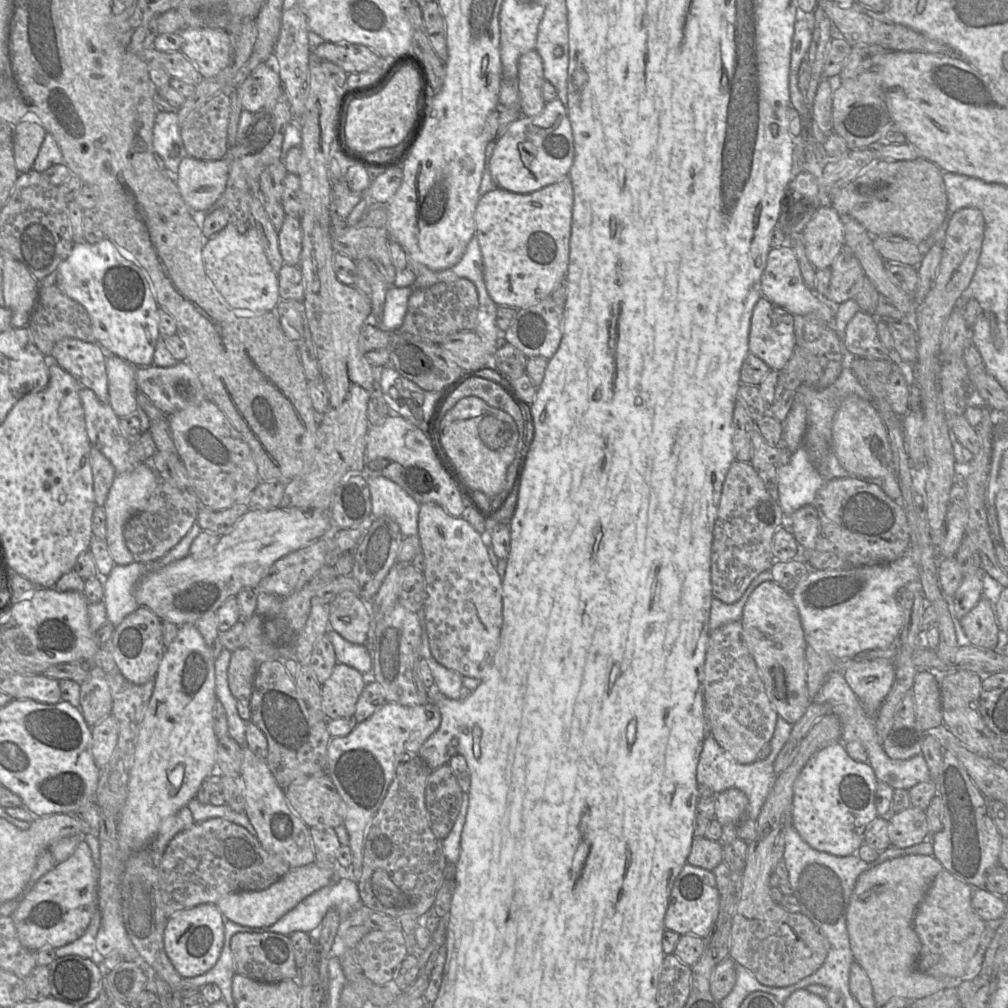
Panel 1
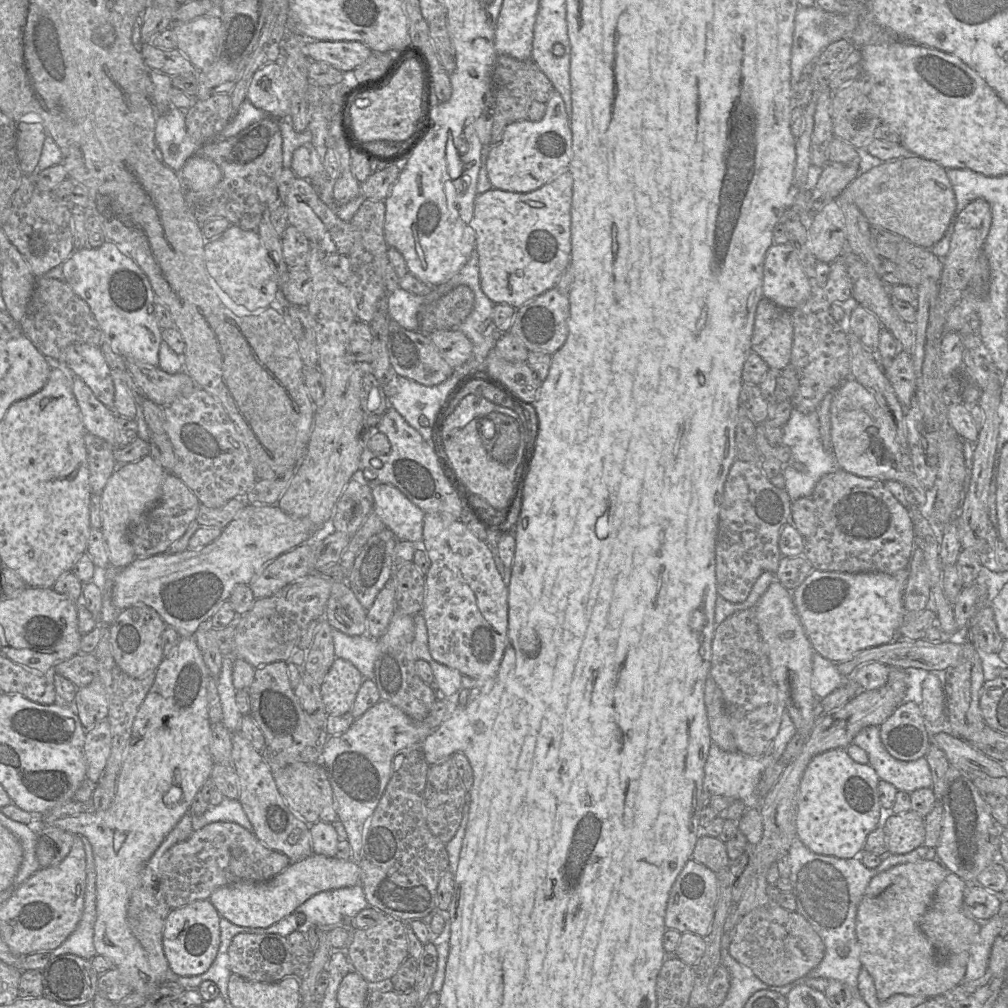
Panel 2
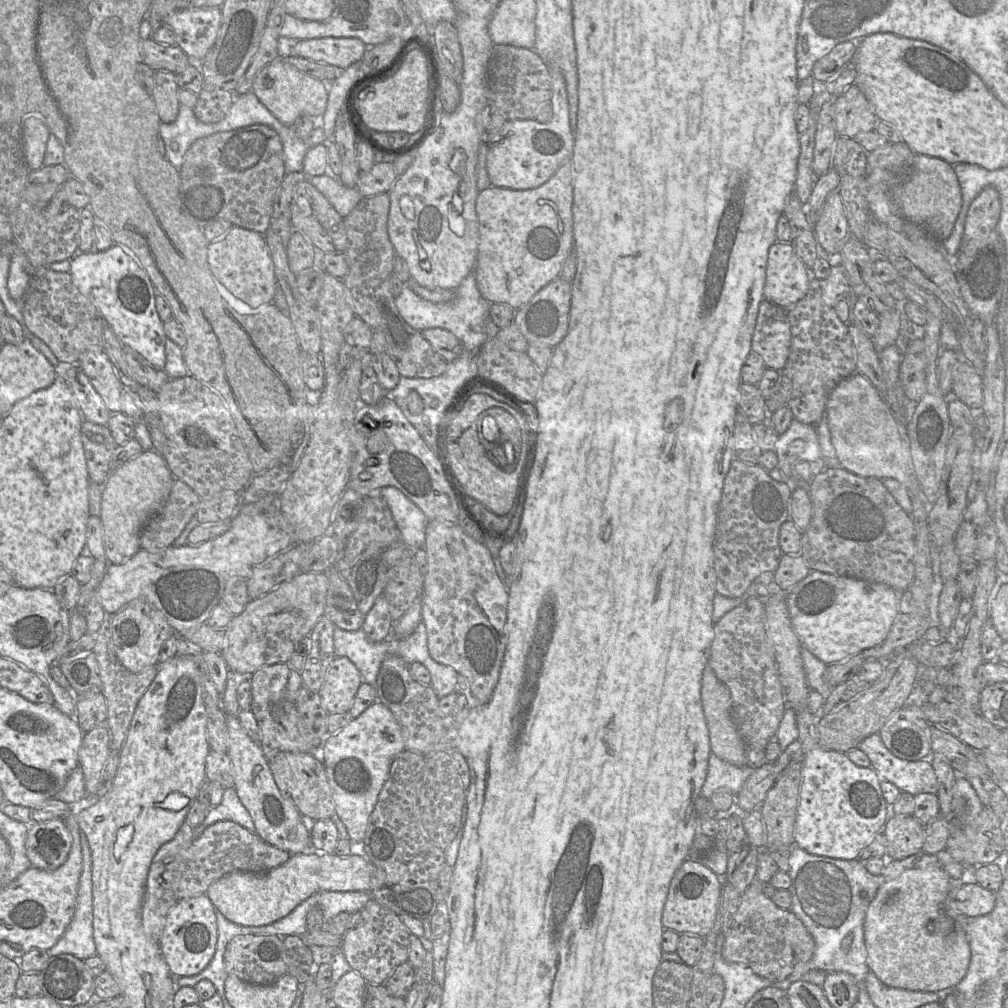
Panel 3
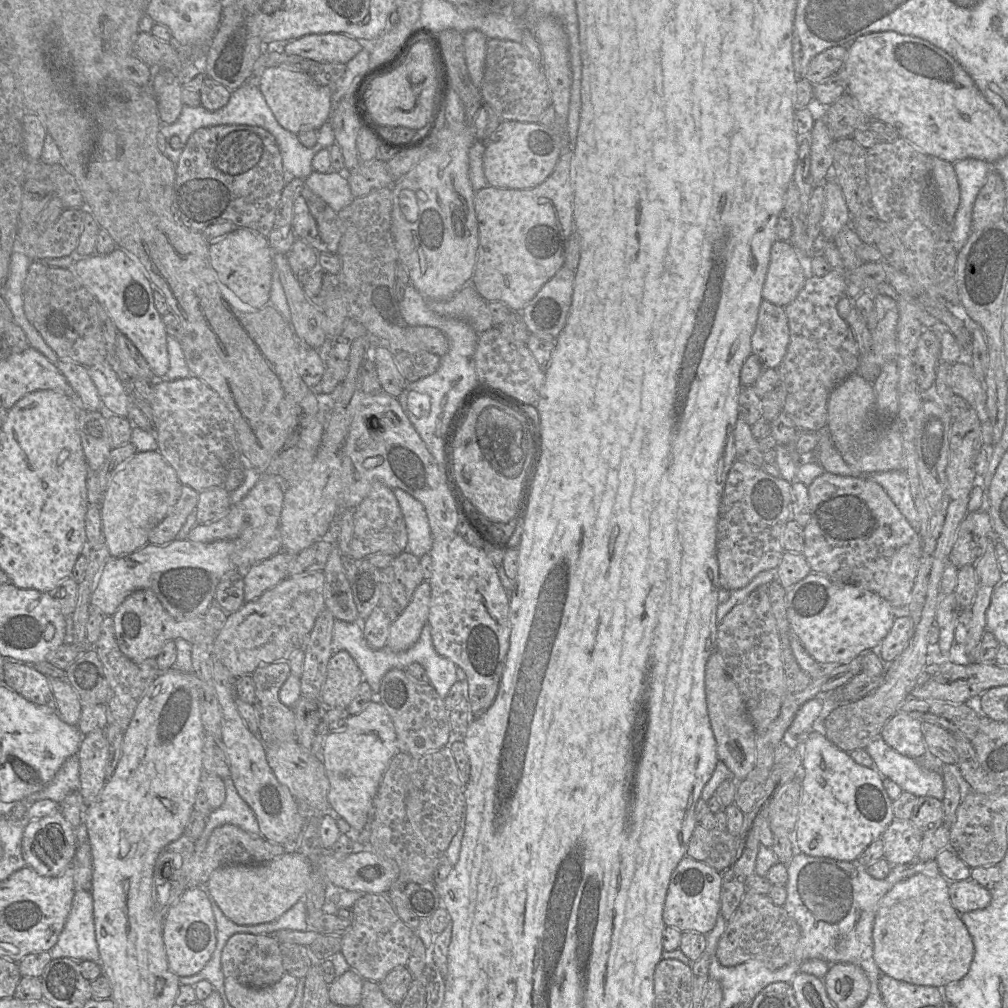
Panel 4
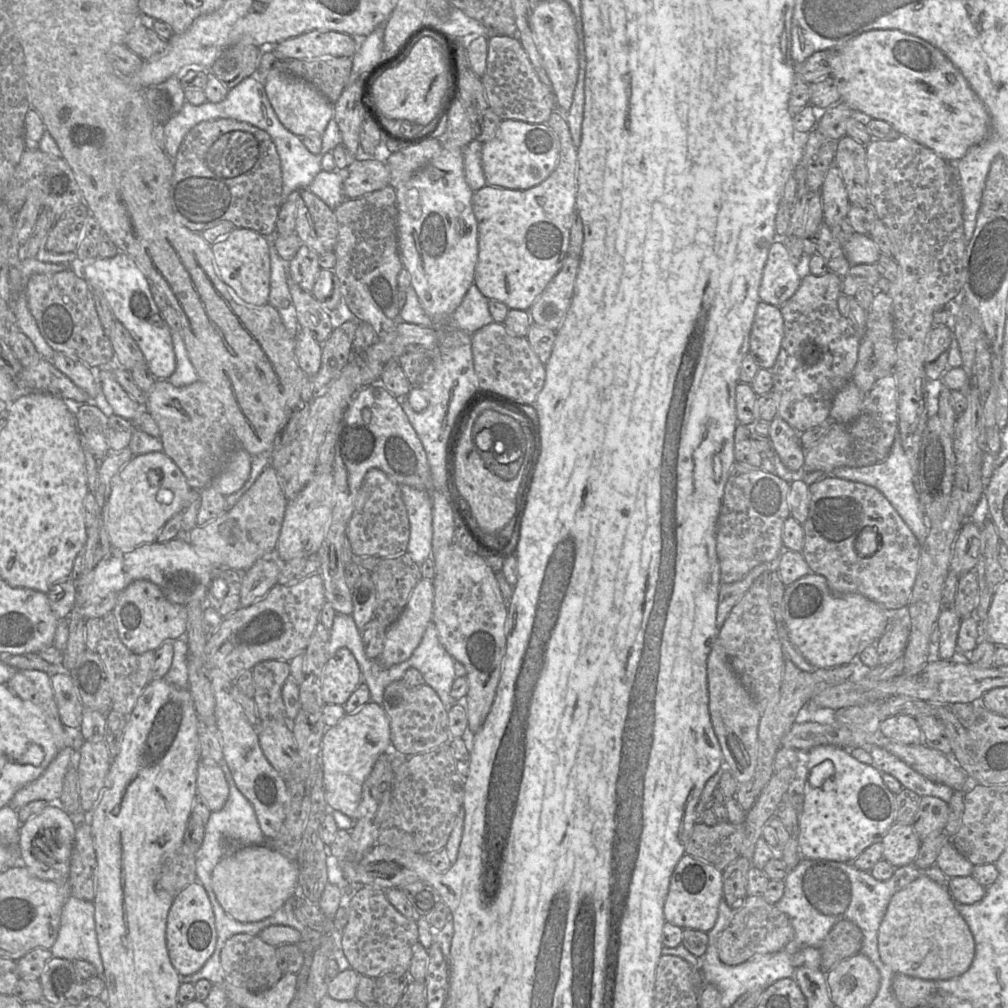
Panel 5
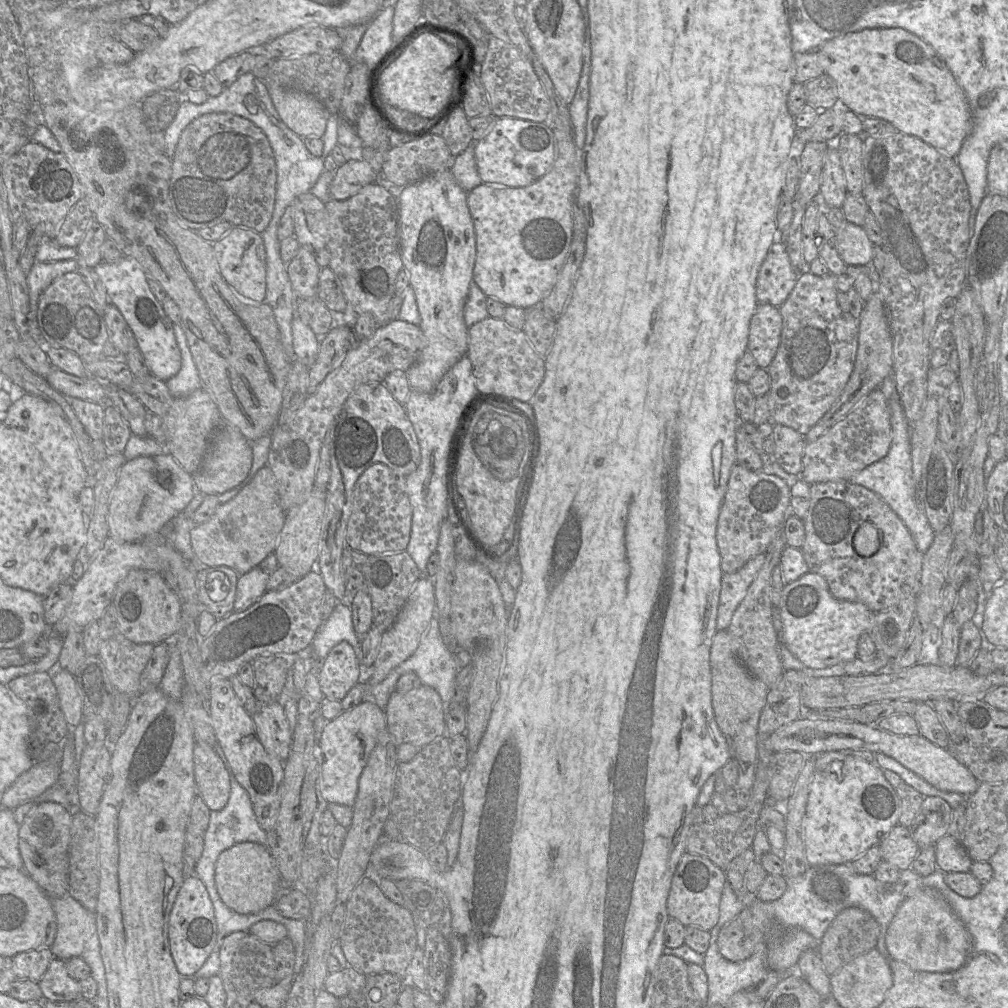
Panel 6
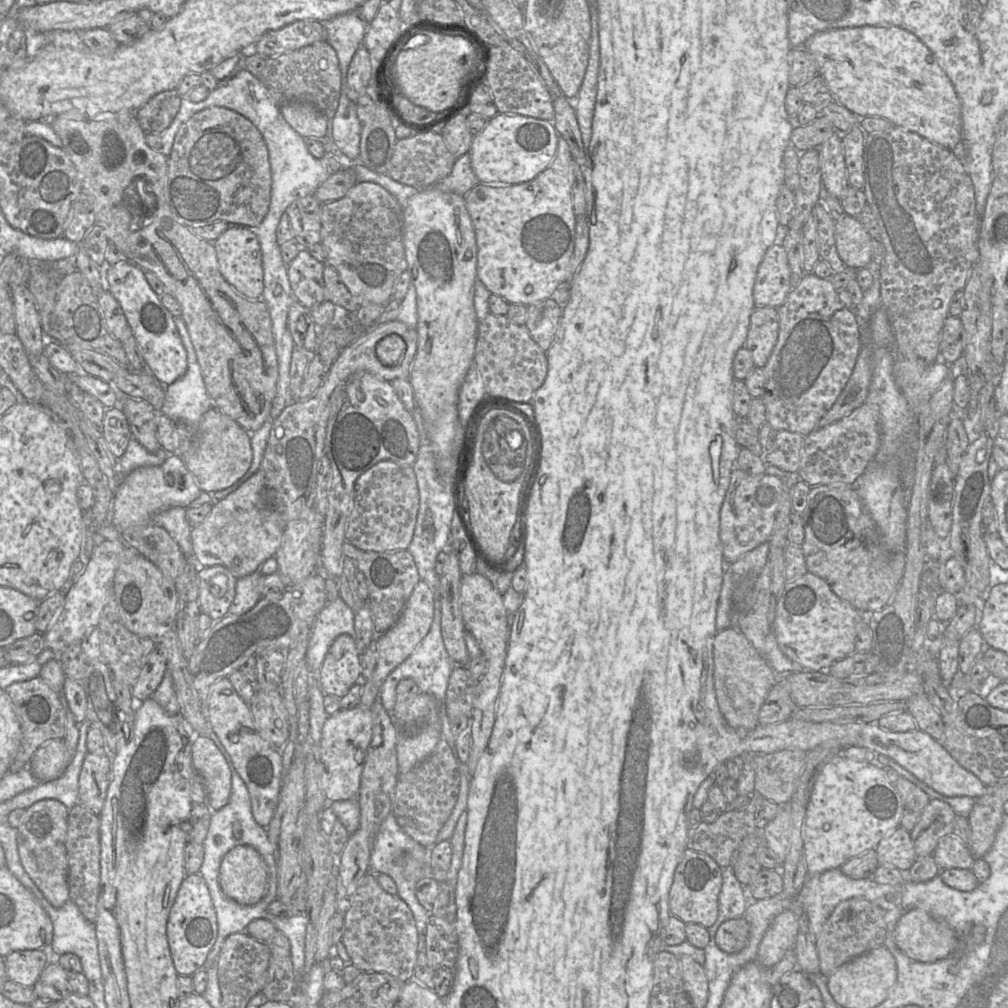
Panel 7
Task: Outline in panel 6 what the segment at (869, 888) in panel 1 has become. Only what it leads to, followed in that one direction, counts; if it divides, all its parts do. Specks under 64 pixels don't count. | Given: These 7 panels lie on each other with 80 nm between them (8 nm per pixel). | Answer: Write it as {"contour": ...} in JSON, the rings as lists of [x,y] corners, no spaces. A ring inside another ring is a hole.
{"contour":[[[930,887],[918,890],[898,907],[886,937],[889,954],[917,971],[947,973],[961,968],[971,952],[971,935],[940,893]]]}

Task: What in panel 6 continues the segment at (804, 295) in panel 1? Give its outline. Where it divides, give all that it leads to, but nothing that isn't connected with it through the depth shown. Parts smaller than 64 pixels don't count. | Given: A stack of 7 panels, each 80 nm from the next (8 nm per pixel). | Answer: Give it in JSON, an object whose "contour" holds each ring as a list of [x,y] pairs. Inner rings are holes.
{"contour":[[[774,242],[759,268],[756,299],[779,308],[790,295],[799,272],[792,266],[781,242]]]}

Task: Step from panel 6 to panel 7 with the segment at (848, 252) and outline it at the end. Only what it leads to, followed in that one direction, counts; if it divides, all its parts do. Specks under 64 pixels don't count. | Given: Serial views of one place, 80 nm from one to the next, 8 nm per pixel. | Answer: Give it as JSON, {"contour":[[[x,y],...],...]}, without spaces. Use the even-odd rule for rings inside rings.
{"contour":[[[844,213],[835,221],[834,238],[845,266],[853,269],[867,267],[872,260],[872,238],[858,218]]]}

